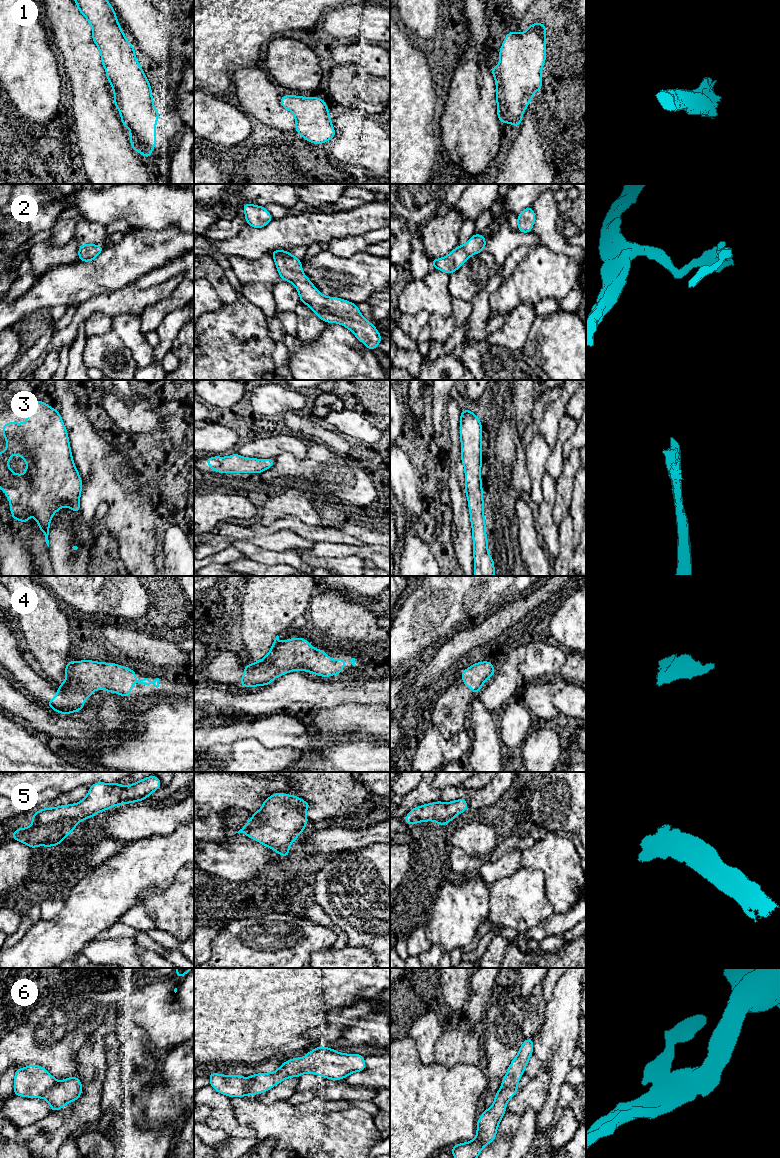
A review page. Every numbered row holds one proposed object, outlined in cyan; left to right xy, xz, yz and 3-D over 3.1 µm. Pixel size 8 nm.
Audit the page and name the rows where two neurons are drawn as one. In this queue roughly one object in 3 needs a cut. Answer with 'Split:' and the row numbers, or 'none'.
Split: 6

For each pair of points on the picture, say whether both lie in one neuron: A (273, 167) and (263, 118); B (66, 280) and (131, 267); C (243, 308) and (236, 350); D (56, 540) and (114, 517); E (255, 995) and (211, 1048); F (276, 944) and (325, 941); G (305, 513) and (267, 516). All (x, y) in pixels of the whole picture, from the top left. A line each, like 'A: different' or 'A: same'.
A: same
B: same
C: same
D: different
E: same
F: same
G: same

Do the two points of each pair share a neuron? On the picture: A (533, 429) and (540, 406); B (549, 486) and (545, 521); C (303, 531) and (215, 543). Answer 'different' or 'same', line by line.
A: same
B: same
C: different

